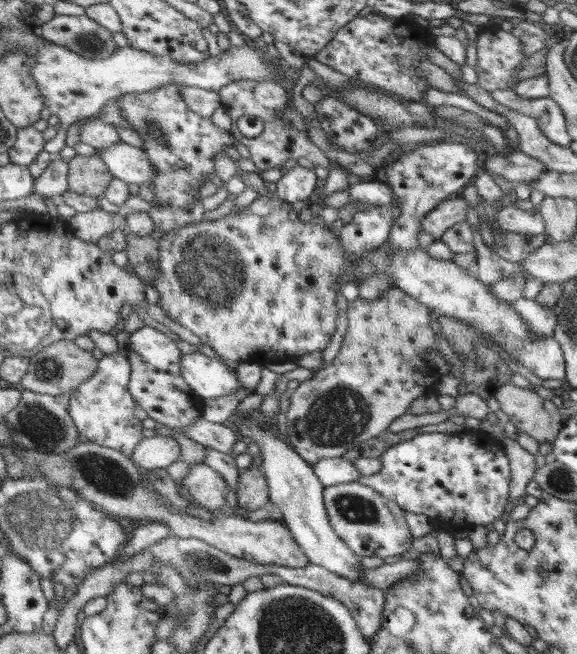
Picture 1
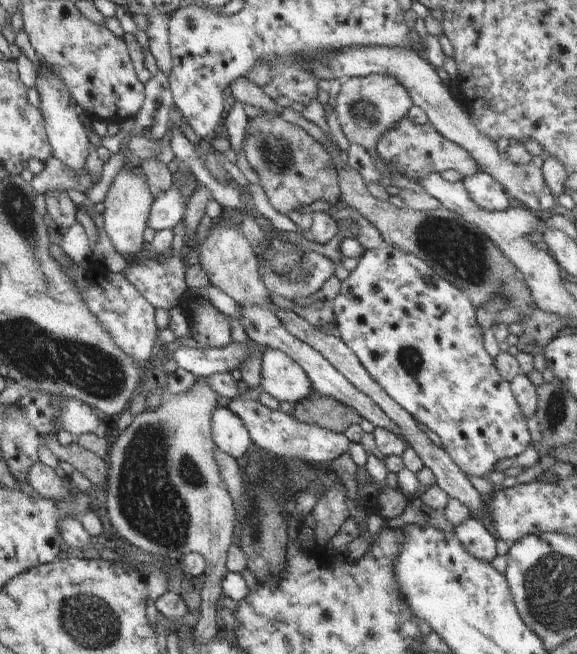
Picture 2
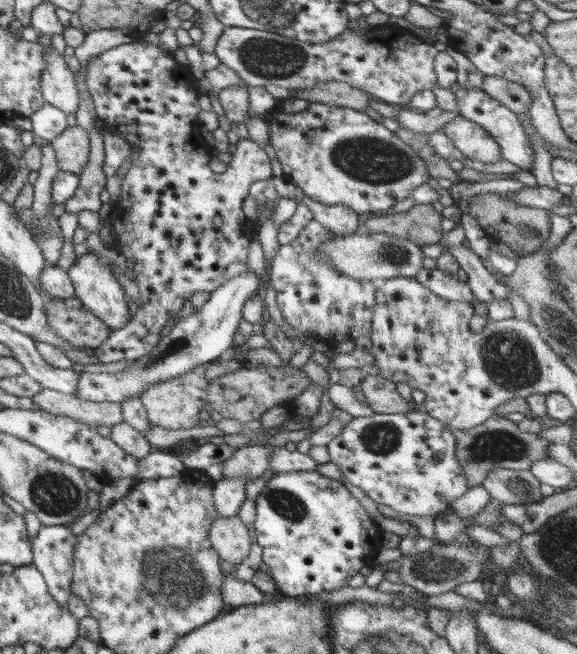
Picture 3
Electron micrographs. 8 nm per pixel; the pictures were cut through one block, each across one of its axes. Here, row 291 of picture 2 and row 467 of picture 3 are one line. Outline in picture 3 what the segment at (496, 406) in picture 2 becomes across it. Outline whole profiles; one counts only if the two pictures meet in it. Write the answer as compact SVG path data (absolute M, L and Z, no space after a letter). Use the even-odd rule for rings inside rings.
M423 410L355 417L326 448L330 455L329 462L340 467L350 484L360 488L374 502L386 504L400 515L436 516L450 510L456 498L468 490L466 478L455 458L456 444L452 429Z

